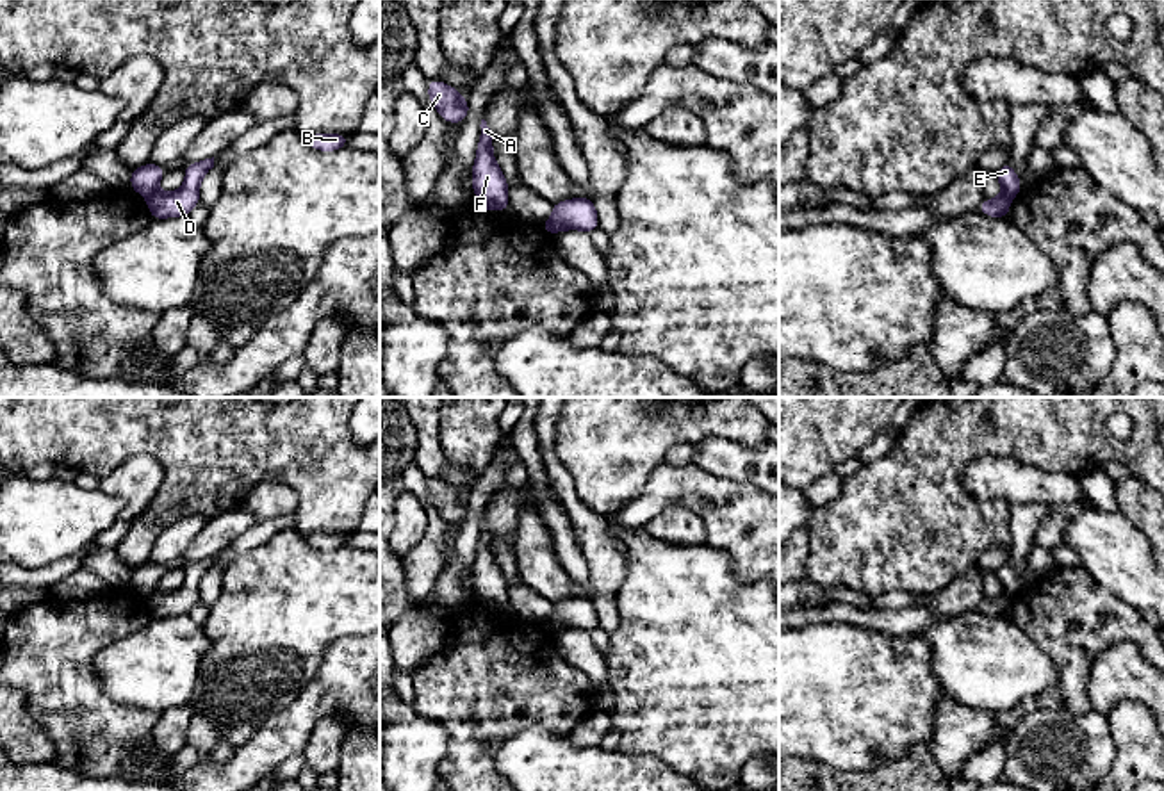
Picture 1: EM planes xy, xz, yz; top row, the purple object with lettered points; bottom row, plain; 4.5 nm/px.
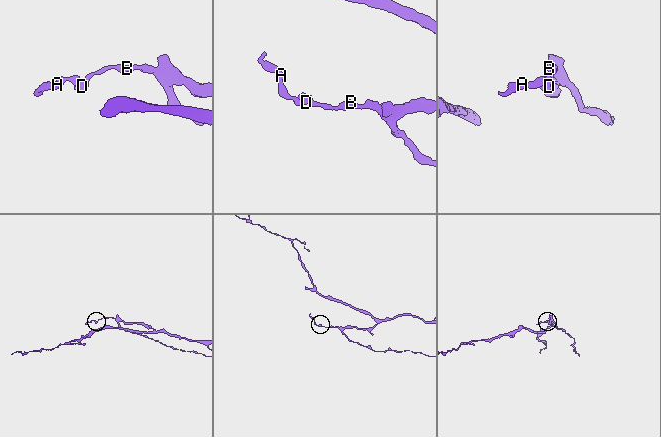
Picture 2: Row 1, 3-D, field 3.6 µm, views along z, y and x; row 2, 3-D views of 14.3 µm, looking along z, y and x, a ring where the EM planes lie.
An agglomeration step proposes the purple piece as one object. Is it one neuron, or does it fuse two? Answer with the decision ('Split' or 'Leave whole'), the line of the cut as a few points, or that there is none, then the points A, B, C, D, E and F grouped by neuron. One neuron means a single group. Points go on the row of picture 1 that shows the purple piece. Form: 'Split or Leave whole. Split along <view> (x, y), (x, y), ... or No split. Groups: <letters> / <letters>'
Split. Split along xy (157, 191), (148, 200). Groups: A C E F / B D

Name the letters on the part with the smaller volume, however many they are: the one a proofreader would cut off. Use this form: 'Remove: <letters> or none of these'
Remove: A, C, E, F

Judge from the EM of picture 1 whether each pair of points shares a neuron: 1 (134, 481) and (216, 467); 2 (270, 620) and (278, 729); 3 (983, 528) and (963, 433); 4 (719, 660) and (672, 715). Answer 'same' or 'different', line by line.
1: different
2: different
3: same
4: same

